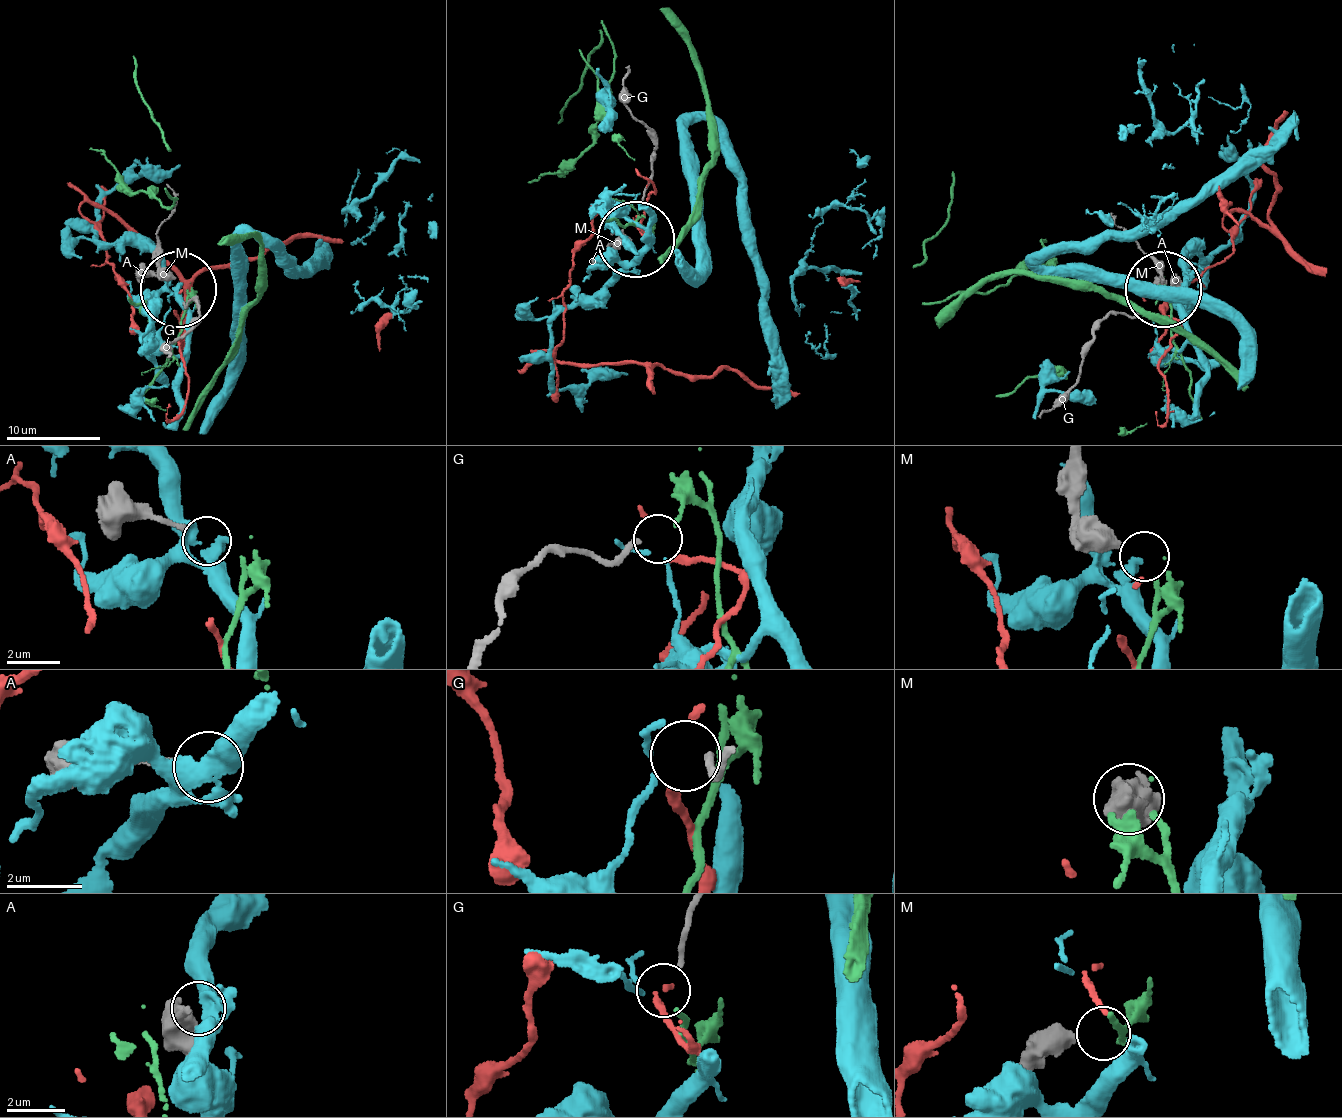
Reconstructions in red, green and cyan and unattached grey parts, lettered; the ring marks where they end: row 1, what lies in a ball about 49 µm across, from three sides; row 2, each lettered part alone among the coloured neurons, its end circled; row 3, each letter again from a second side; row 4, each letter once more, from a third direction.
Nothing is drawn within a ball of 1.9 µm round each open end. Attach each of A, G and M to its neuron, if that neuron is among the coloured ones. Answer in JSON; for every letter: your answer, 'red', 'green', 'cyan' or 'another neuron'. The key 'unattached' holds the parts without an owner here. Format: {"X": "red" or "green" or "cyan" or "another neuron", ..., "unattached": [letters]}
{"A": "another neuron", "G": "another neuron", "M": "green", "unattached": ["A", "G"]}

